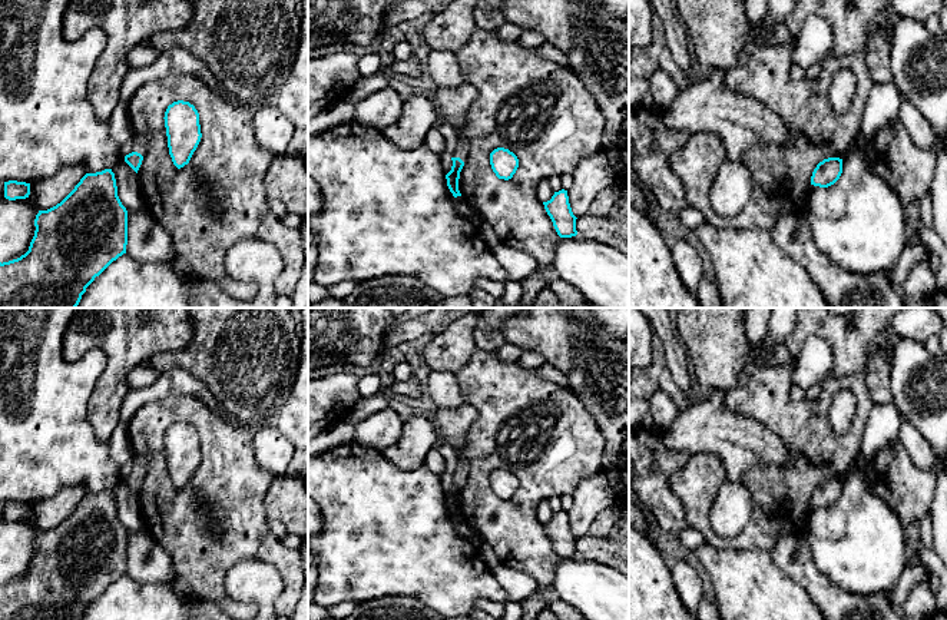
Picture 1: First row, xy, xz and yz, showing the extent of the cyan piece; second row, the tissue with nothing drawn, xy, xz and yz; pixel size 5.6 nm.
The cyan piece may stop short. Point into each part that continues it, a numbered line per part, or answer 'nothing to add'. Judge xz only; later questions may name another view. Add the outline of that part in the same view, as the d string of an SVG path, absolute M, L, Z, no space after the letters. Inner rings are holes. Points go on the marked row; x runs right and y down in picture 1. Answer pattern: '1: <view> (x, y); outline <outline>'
1: xz (453, 103); outline M464 82L457 87L436 87L433 102L437 107L440 120L448 120L458 133L458 142L453 158L463 162L468 156L468 142L464 135L467 112L477 99L479 90L474 84Z

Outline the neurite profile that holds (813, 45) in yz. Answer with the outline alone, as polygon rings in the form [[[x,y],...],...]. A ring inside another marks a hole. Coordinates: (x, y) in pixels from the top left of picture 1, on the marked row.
[[[808,16],[794,50],[791,63],[801,66],[804,70],[828,57],[832,47],[832,30],[827,20],[819,16]]]

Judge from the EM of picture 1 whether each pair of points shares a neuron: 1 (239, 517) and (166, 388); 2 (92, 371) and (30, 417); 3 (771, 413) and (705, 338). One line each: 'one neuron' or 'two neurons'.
1: two neurons
2: one neuron
3: two neurons

